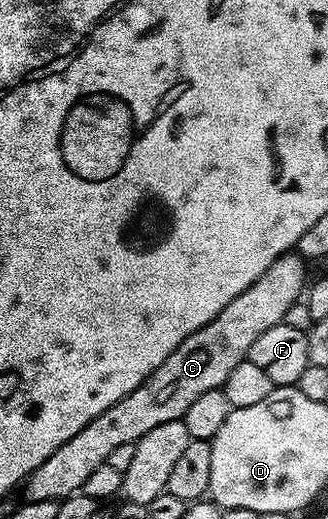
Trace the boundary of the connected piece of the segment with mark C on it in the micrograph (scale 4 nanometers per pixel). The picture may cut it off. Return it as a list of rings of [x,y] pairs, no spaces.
[[[292,250],[277,258],[277,262],[273,262],[273,266],[269,266],[269,270],[265,270],[265,274],[261,274],[249,290],[241,290],[241,294],[237,294],[237,298],[233,298],[233,302],[229,302],[217,318],[181,341],[177,350],[173,350],[173,354],[169,354],[169,358],[165,358],[165,362],[149,373],[128,396],[109,406],[109,410],[97,414],[93,422],[73,434],[69,442],[53,450],[41,466],[34,468],[25,481],[26,499],[33,502],[61,501],[83,491],[89,474],[93,474],[97,466],[106,464],[109,454],[113,454],[117,446],[134,444],[164,422],[182,420],[185,410],[189,410],[200,394],[222,388],[229,374],[233,374],[239,363],[247,359],[249,346],[253,346],[265,330],[283,323],[289,306],[300,303],[309,284],[307,268],[308,261],[298,251]]]

